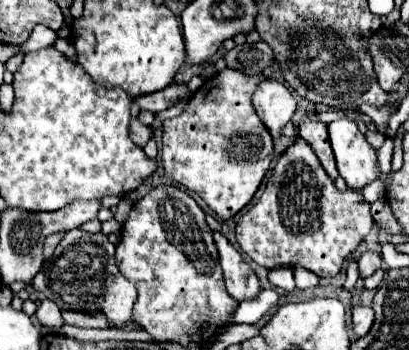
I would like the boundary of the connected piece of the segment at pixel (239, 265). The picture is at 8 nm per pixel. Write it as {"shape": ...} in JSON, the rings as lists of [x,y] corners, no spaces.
{"shape":[[[214,231],[214,241],[218,247],[220,255],[220,265],[224,269],[224,281],[226,281],[226,291],[236,299],[252,299],[260,291],[260,281],[256,273],[252,271],[250,263],[240,255],[240,251],[224,237],[224,233]]]}

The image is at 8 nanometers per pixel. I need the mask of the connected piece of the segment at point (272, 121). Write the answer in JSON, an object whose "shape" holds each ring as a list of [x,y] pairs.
{"shape":[[[266,79],[260,83],[260,89],[256,89],[252,101],[260,121],[268,127],[272,139],[280,139],[284,125],[296,111],[296,99],[292,97],[292,93],[286,89],[284,83]]]}

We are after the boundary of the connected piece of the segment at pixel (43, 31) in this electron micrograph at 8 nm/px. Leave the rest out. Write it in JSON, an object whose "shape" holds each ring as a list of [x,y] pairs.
{"shape":[[[36,25],[30,39],[24,41],[22,45],[18,45],[20,51],[32,51],[32,49],[40,49],[46,45],[52,45],[56,41],[56,31],[44,27],[44,25]]]}

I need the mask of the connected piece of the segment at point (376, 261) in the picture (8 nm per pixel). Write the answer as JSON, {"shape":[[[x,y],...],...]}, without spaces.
{"shape":[[[366,251],[358,257],[358,271],[360,271],[362,279],[374,275],[374,271],[380,269],[380,267],[382,267],[382,257],[374,251]]]}

